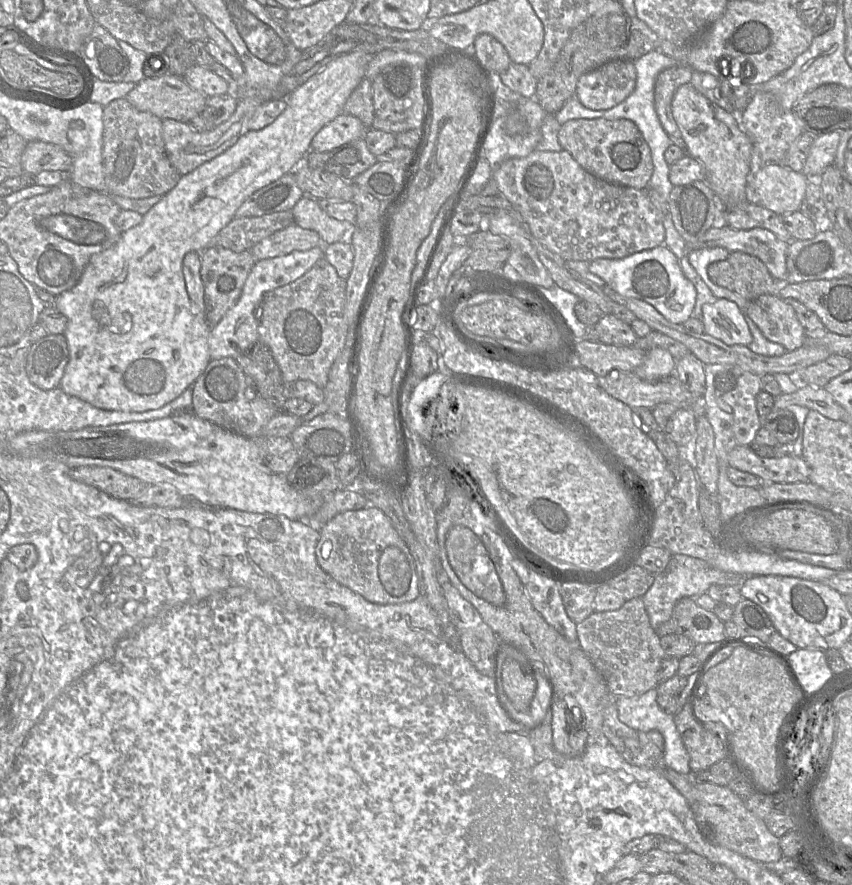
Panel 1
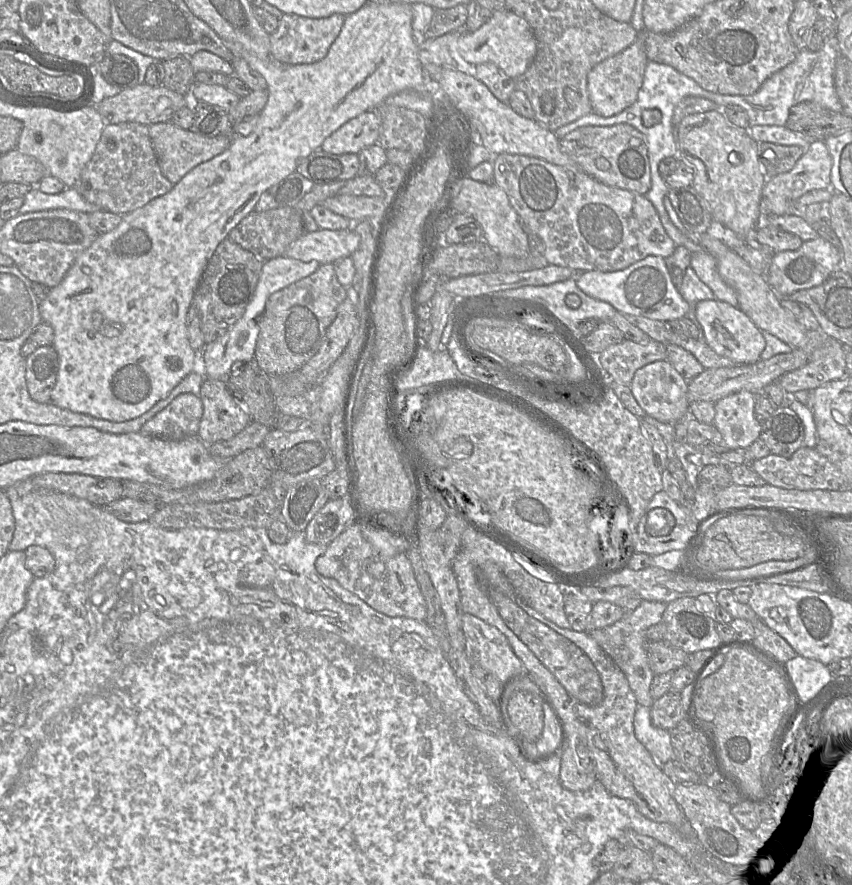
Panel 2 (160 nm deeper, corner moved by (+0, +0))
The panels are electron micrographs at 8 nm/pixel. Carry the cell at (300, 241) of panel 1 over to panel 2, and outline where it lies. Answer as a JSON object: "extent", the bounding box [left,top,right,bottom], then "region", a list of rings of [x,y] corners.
{"extent":[284,229,360,264],"region":[[[319,229],[314,232],[305,232],[293,242],[285,251],[284,256],[303,262],[317,261],[320,264],[333,264],[337,260],[351,255],[360,245],[360,236],[352,229],[326,230]]]}

